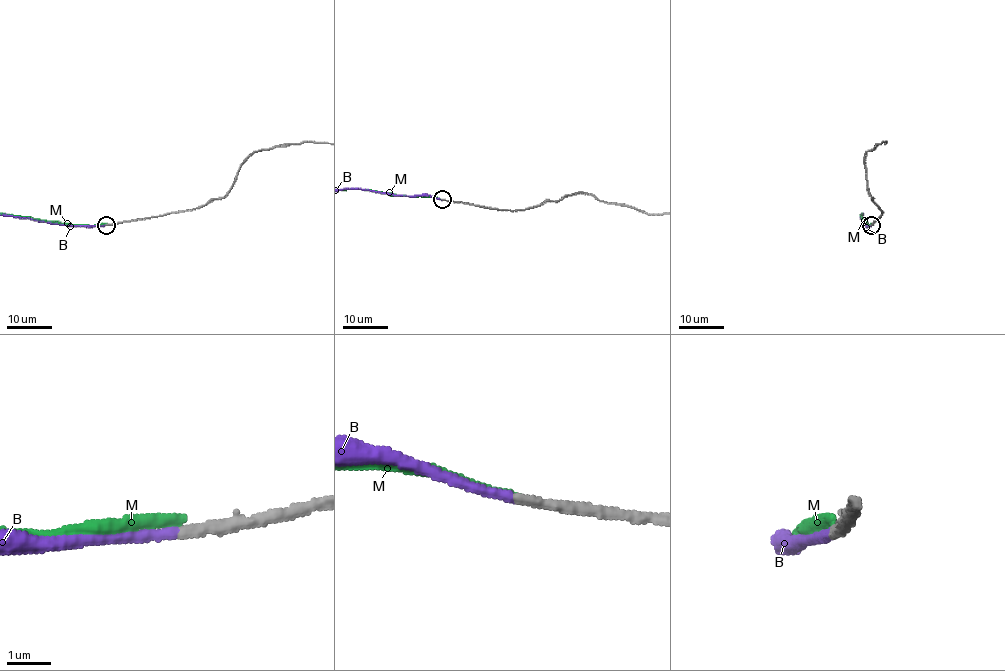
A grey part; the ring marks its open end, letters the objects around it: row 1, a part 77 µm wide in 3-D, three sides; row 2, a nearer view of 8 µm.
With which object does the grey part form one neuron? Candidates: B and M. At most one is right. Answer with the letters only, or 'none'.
B

